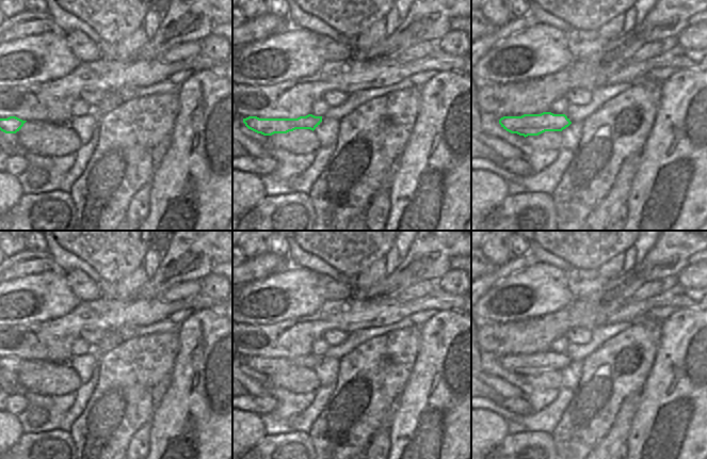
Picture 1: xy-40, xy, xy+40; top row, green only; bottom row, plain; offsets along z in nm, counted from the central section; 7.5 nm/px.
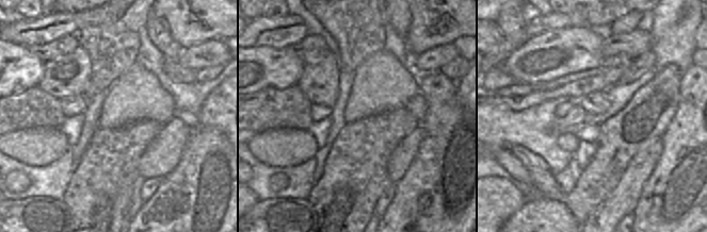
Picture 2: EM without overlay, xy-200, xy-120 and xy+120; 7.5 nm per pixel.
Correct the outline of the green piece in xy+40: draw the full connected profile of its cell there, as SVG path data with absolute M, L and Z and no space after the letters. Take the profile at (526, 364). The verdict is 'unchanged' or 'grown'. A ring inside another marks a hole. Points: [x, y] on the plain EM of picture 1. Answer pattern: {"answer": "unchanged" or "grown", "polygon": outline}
{"answer": "unchanged", "polygon": "M543 351L541 353L524 353L521 355L503 355L499 359L503 368L511 373L539 375L545 370L562 370L572 361L565 353Z"}

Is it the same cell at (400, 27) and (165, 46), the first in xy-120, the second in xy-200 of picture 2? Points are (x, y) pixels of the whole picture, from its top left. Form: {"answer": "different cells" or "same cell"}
{"answer": "same cell"}

